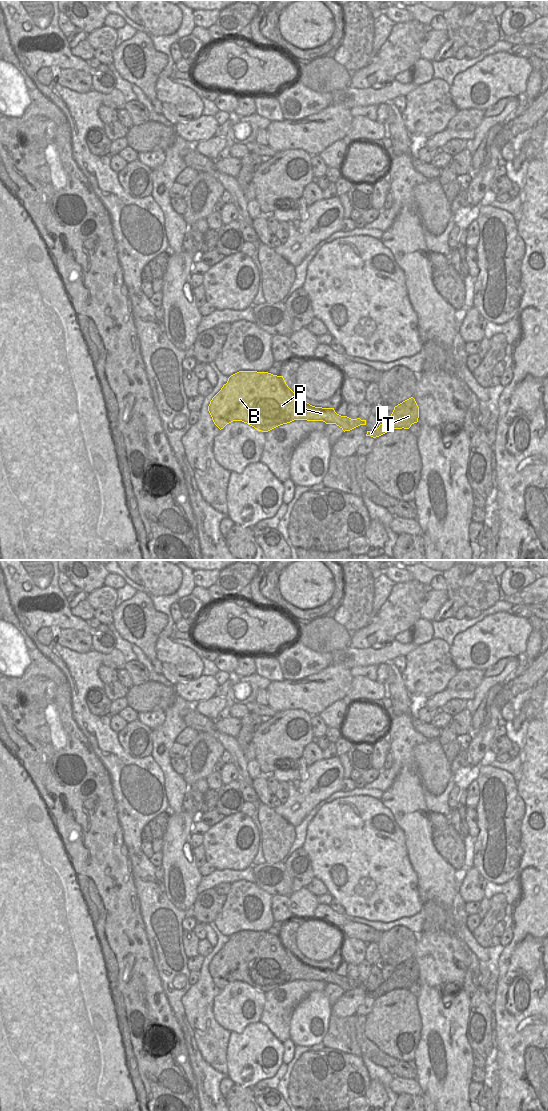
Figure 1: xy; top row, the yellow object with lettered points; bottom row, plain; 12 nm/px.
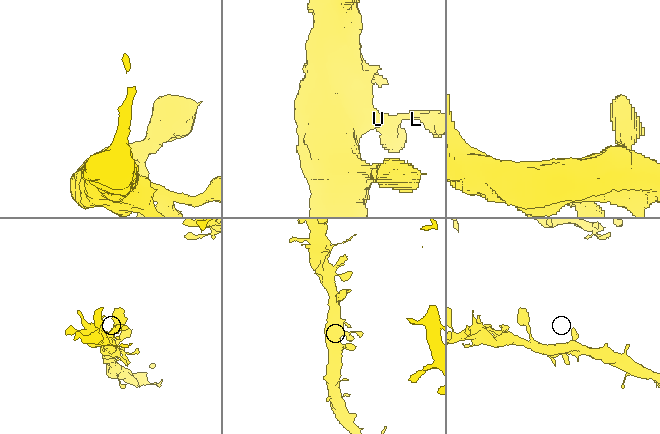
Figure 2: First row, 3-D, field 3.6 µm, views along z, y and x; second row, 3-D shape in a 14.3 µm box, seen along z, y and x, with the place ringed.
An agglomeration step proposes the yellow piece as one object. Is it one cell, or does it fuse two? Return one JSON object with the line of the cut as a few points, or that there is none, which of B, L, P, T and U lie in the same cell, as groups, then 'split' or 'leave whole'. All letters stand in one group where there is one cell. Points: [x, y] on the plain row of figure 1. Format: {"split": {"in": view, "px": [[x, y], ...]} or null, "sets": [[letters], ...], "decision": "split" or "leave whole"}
{"split": null, "sets": [["B", "L", "P", "T", "U"]], "decision": "leave whole"}

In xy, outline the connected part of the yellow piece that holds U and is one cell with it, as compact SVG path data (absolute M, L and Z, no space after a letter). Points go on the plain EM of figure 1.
M239 931L231 935L227 943L210 961L208 971L214 984L220 990L233 981L242 981L262 992L268 992L294 980L323 981L326 984L336 984L344 992L360 985L366 985L366 980L351 979L337 974L334 968L315 967L302 961L288 947L283 936L257 931Z

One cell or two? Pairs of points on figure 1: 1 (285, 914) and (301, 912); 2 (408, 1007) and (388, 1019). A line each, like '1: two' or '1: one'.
1: two
2: one

